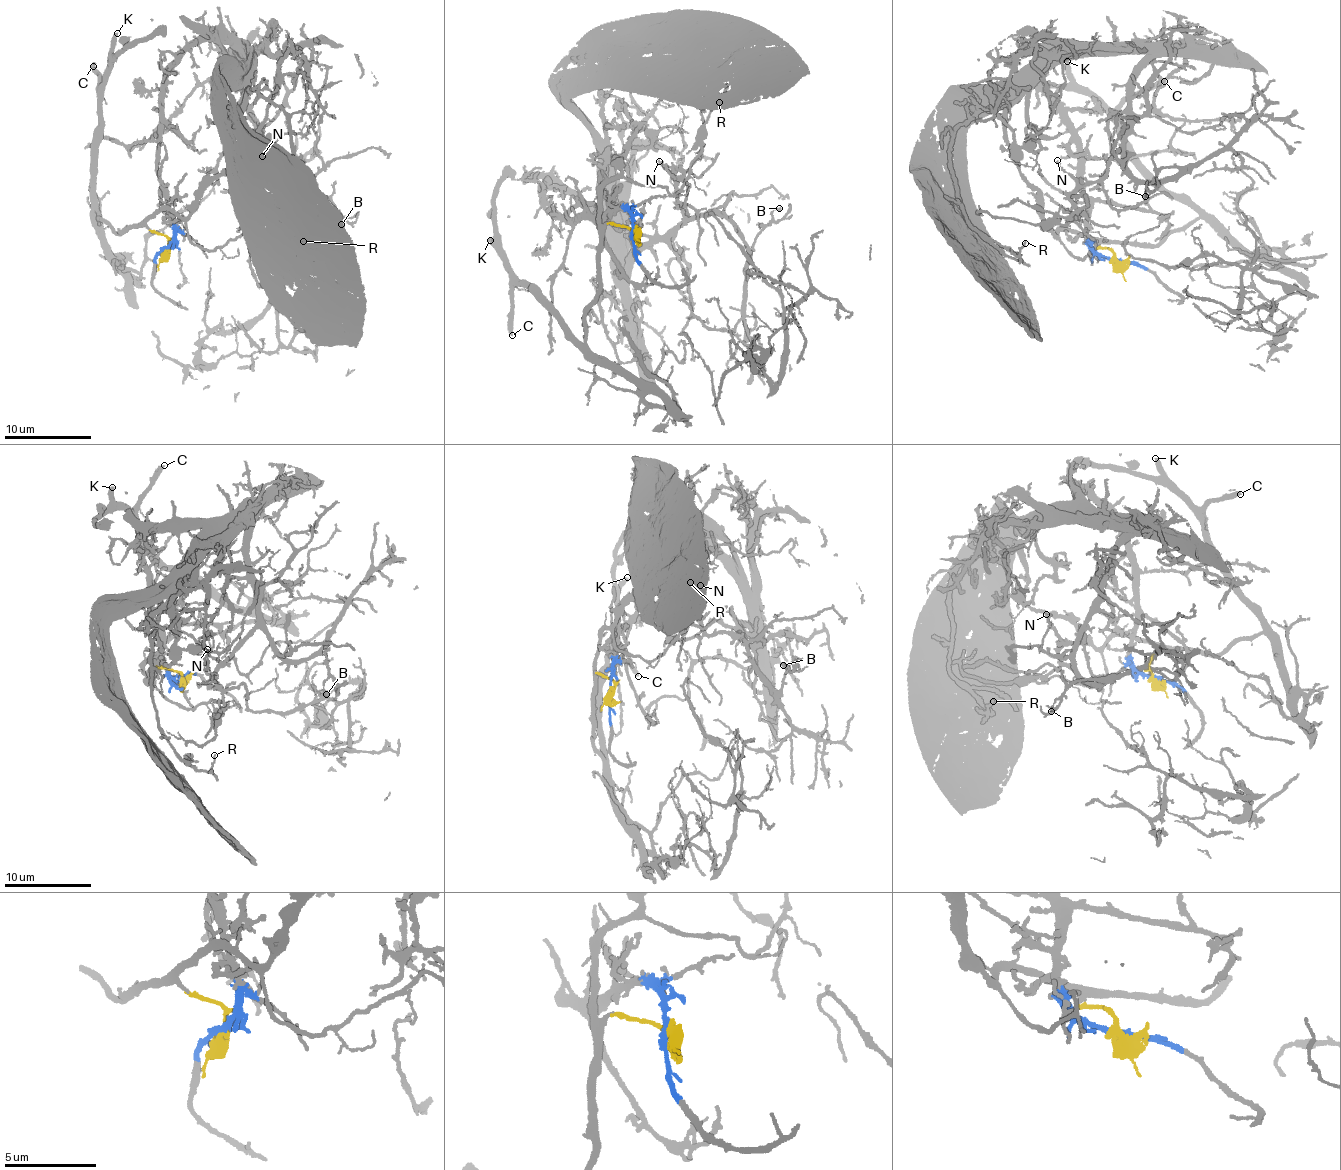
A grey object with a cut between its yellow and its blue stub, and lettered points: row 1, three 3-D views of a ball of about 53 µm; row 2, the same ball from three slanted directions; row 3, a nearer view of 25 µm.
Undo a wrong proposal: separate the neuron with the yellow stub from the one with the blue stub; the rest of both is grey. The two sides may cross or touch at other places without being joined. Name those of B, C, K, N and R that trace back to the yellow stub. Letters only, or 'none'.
C, K

